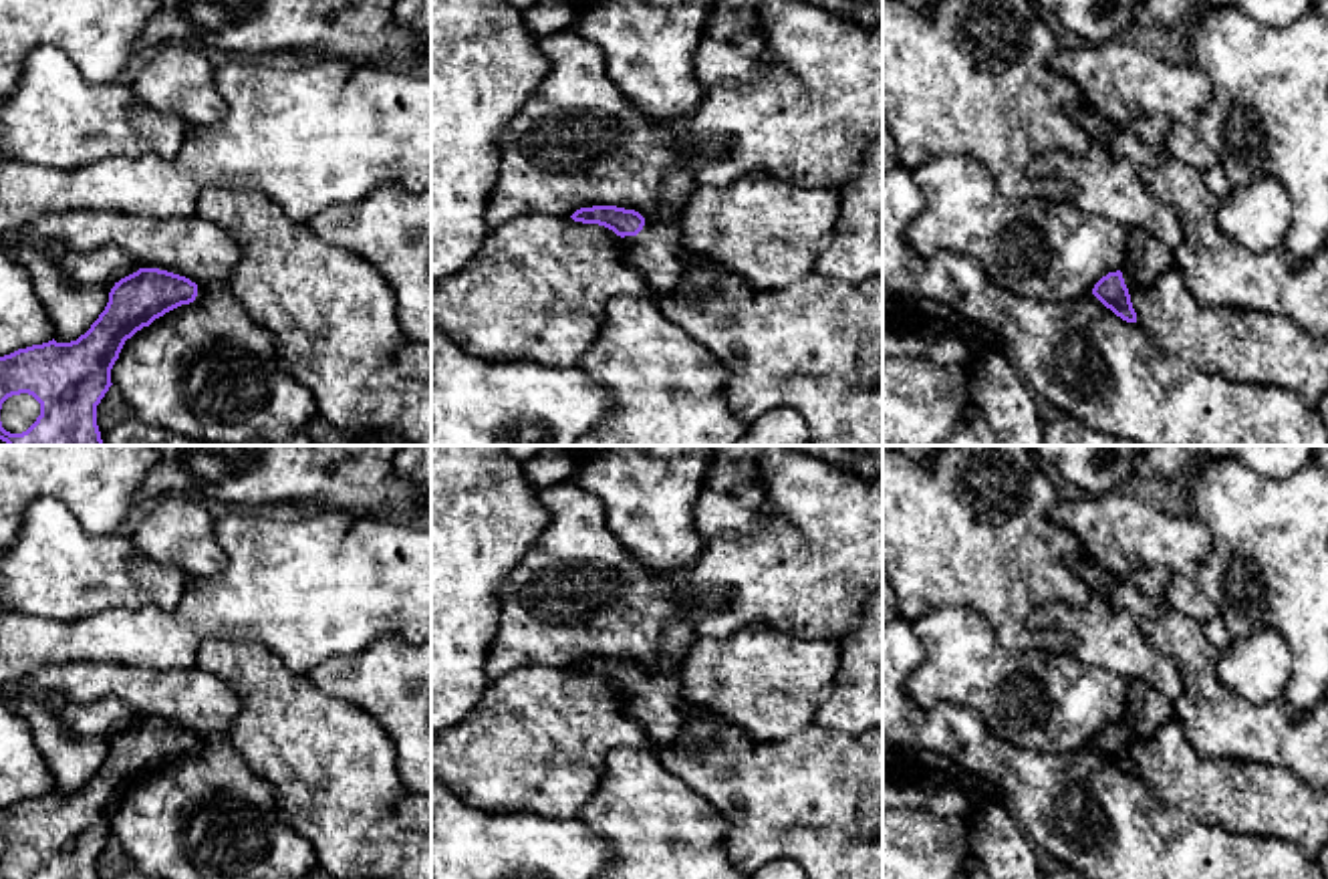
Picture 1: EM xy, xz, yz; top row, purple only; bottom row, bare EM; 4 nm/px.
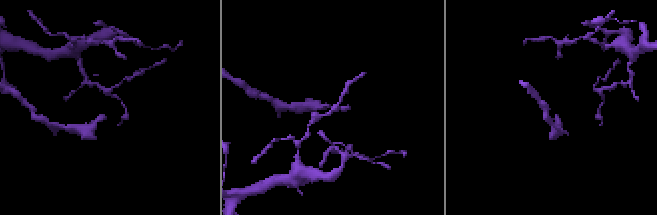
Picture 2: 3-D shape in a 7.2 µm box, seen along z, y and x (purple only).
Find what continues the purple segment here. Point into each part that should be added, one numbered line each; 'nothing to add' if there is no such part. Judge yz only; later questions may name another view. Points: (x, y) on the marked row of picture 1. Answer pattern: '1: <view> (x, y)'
1: yz (1147, 259)

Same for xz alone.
1: xz (657, 250)

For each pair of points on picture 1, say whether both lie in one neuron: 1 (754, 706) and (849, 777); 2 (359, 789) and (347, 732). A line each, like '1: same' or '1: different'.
1: different
2: same

